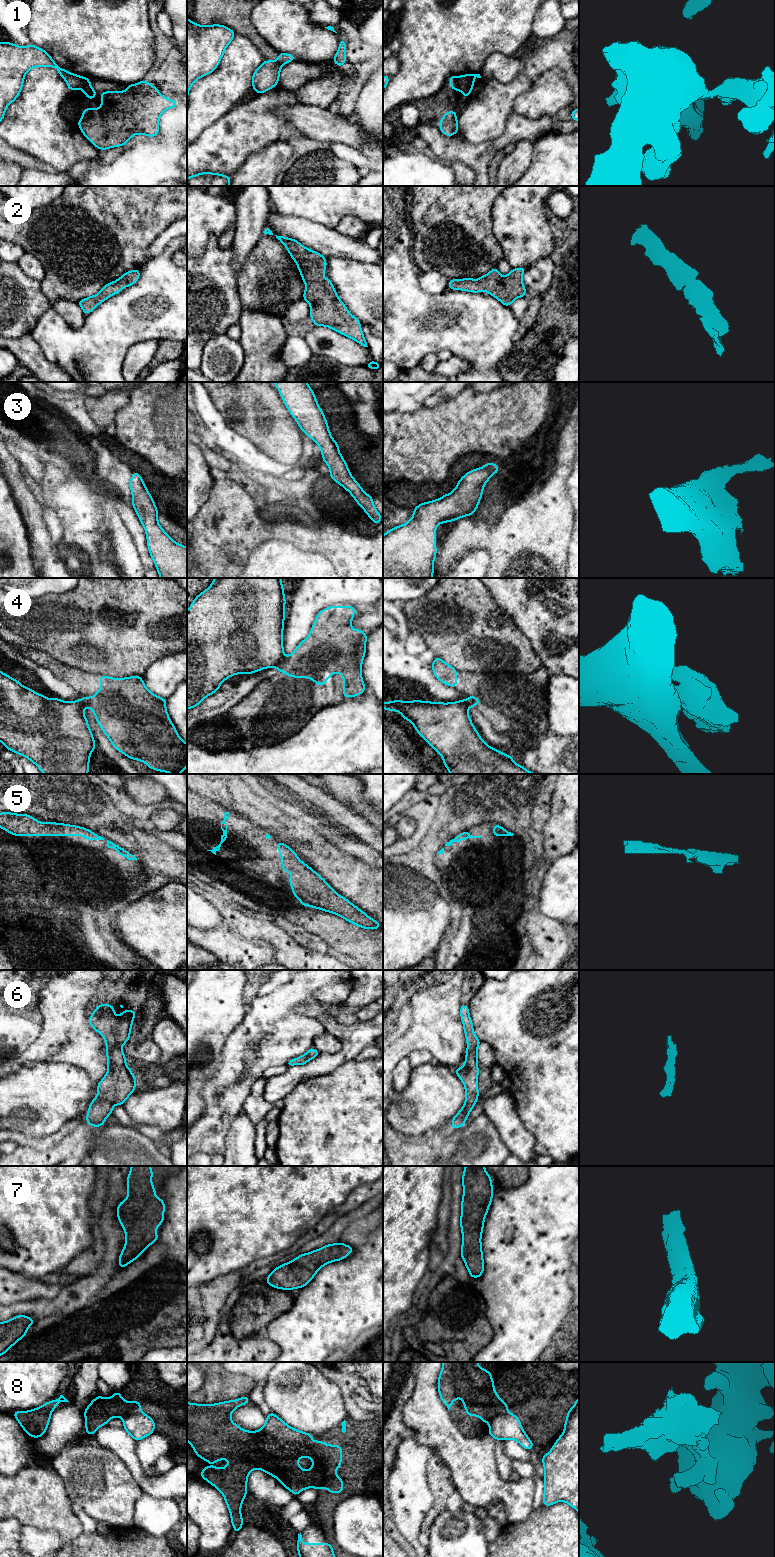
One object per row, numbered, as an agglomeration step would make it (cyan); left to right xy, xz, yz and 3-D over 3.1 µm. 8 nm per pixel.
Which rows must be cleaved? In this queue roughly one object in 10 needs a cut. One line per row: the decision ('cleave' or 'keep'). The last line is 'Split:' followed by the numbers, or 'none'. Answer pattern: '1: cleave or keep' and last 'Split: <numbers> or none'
1: cleave
2: keep
3: keep
4: cleave
5: keep
6: keep
7: keep
8: cleave
Split: 1, 4, 8

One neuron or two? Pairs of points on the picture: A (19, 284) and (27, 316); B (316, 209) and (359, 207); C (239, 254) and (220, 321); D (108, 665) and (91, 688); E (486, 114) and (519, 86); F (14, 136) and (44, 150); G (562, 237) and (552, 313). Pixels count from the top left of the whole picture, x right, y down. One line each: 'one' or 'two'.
A: one
B: one
C: two
D: two
E: one
F: one
G: one

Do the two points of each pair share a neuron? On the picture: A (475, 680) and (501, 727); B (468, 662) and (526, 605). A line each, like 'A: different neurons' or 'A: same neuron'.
A: same neuron
B: different neurons

